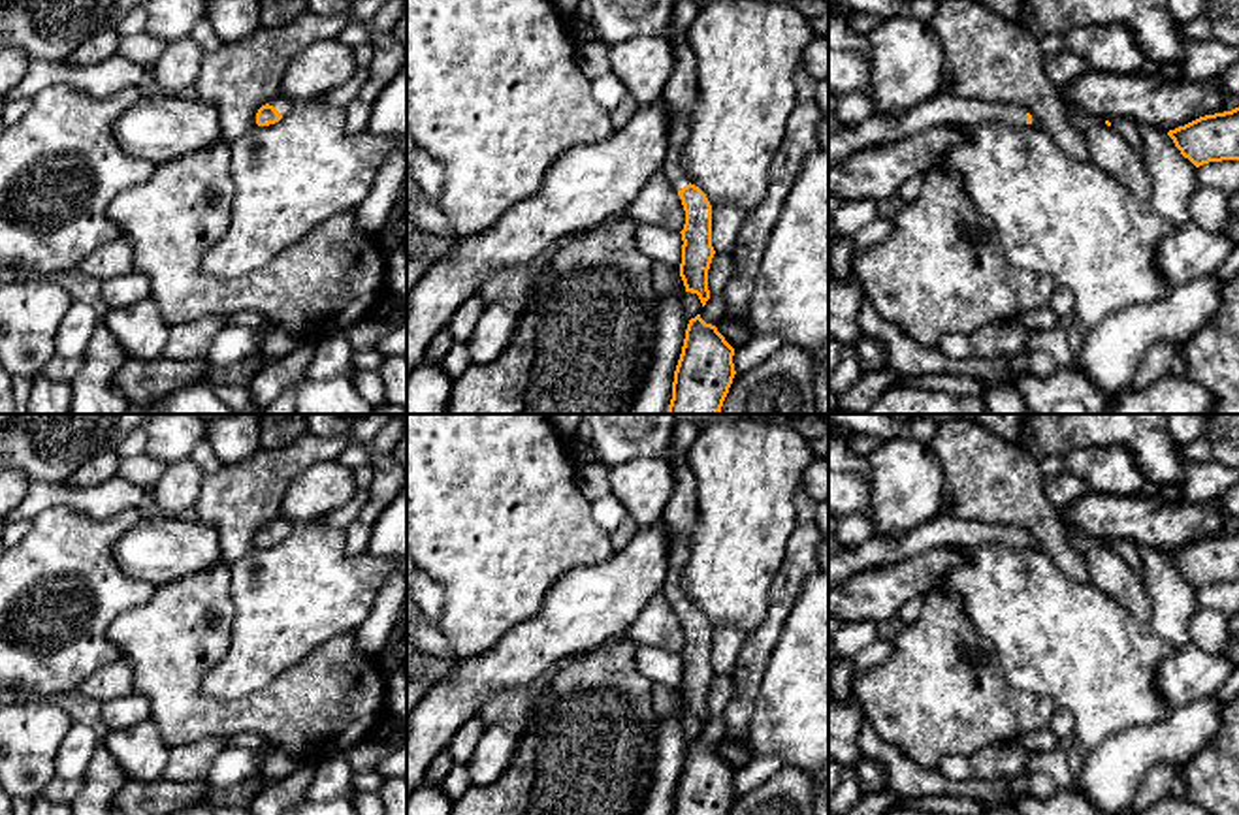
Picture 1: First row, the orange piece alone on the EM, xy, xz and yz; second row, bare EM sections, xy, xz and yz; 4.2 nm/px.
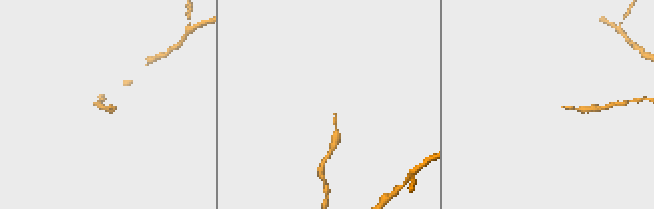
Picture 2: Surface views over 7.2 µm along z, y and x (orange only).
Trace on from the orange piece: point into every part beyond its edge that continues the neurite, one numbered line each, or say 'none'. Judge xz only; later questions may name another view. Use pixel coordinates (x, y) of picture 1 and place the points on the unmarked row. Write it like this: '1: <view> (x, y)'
1: xz (680, 516)

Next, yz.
1: yz (942, 531)

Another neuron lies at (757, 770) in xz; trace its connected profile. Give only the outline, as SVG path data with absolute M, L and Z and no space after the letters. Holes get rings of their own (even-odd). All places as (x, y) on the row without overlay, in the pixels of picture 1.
M751 757L751 760L734 772L732 785L736 794L746 794L759 789L772 774L783 768L781 759L770 757Z

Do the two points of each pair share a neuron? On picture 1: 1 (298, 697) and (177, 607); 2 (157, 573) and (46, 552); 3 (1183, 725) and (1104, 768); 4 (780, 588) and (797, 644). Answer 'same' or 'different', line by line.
1: same
2: different
3: same
4: different

